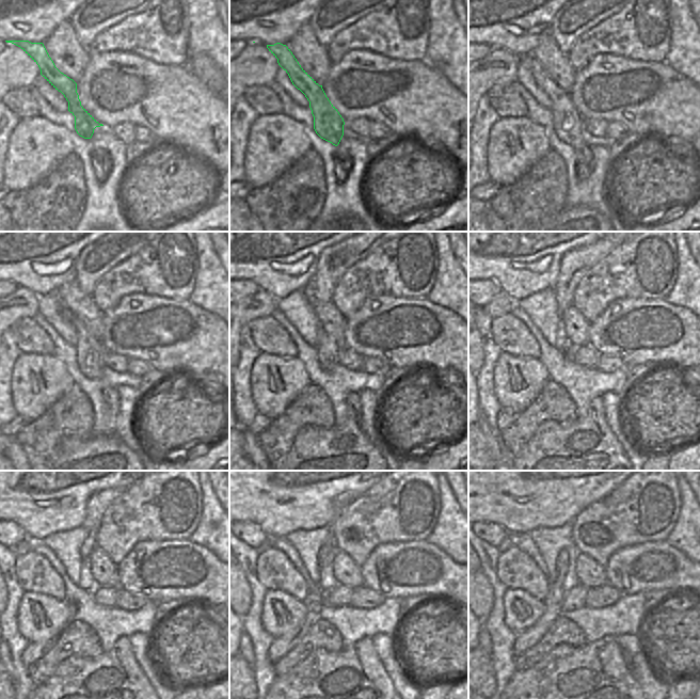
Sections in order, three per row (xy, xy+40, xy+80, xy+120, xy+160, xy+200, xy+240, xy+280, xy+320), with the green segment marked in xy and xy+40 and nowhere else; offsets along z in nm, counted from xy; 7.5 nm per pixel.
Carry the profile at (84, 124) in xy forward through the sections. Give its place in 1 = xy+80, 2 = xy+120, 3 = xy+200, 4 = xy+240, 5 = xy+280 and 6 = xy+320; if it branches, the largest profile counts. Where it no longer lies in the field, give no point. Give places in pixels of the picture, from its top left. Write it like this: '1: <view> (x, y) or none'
1: xy+80 (568, 123)
2: xy+120 (90, 351)
3: xy+200 (588, 448)
4: xy+240 (112, 687)
5: xy+280 (351, 687)
6: xy+320 (589, 687)

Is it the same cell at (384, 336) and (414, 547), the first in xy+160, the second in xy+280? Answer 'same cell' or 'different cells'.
same cell

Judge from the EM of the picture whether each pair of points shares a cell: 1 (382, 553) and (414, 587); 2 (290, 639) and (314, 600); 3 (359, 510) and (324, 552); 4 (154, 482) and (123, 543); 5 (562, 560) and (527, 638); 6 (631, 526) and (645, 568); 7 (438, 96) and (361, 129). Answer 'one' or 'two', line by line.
1: one
2: one
3: two
4: one
5: one
6: two
7: two

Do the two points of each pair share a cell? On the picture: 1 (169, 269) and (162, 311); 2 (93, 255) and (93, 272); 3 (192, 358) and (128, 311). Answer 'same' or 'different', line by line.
1: different
2: same
3: same

